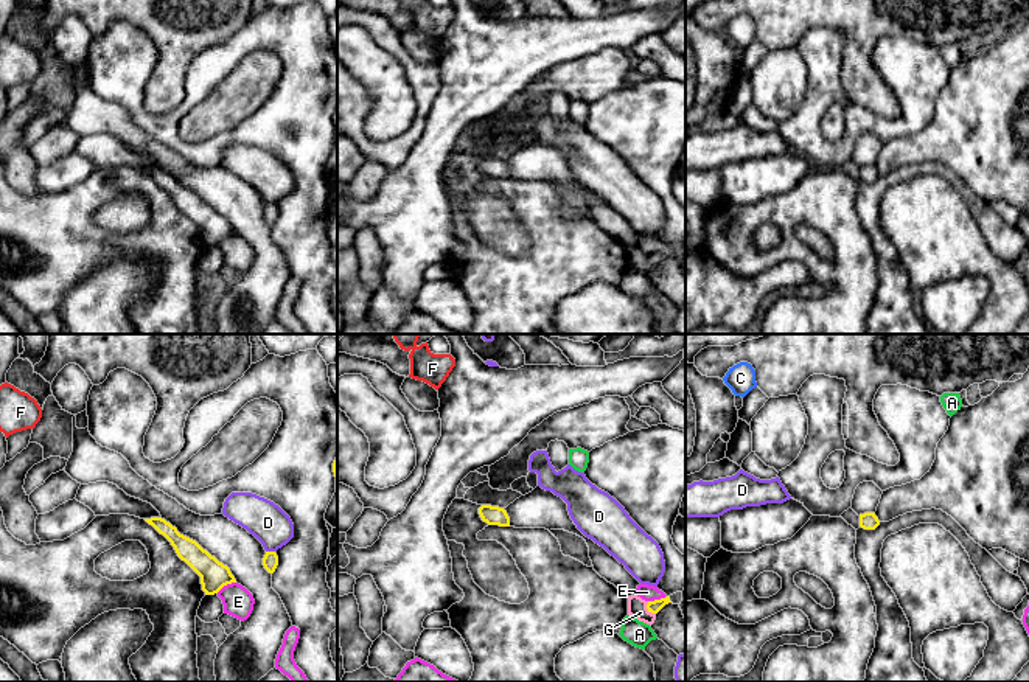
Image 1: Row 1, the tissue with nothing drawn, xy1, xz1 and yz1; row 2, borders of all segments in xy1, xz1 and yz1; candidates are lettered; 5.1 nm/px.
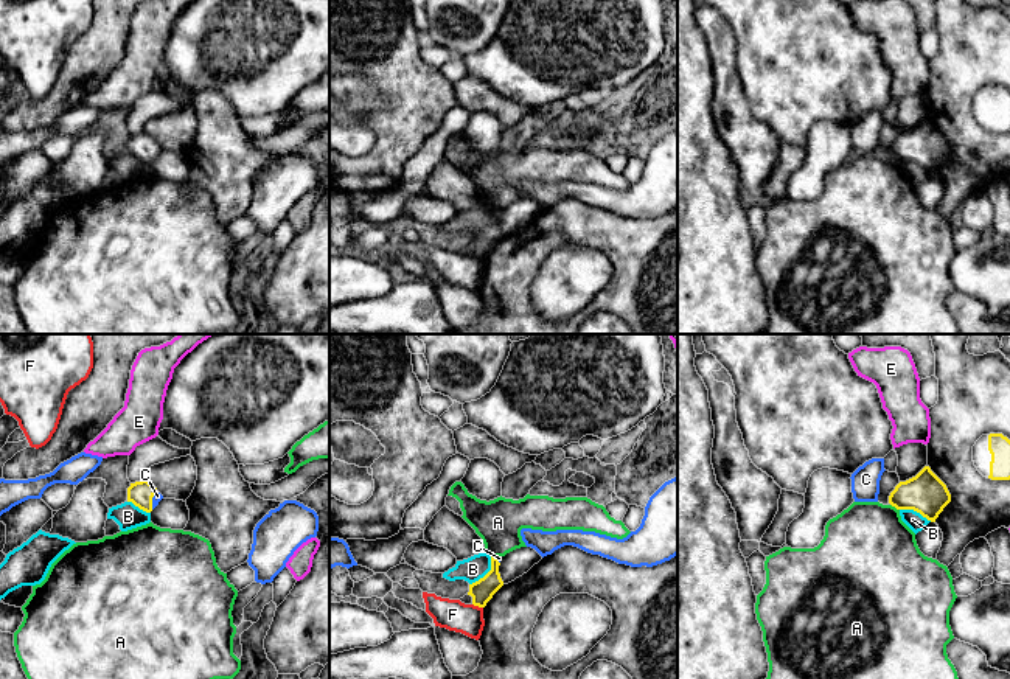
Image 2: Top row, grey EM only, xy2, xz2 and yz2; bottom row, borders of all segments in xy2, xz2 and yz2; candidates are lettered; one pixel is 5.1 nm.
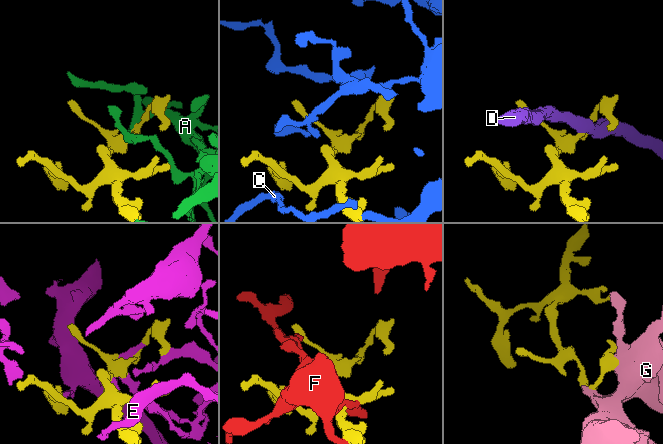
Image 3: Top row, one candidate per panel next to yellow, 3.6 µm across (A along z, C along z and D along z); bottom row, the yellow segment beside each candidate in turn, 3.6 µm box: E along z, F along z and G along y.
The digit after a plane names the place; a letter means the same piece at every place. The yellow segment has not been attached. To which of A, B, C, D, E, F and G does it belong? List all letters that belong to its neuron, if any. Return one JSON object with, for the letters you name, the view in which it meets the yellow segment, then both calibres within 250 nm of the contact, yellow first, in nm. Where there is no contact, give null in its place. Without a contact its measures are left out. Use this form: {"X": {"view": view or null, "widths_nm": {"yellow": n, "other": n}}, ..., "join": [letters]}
{"C": {"view": "xy2", "widths_nm": {"yellow": 130, "other": 50}}, "join": ["C"]}

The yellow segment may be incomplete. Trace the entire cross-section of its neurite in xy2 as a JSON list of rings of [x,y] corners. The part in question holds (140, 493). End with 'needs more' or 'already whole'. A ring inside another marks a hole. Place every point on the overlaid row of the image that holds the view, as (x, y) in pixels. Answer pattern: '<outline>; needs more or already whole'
[[[148,479],[131,483],[127,488],[127,502],[132,502],[135,507],[146,513],[151,513],[162,499],[163,496],[152,483],[148,482]]]; needs more

